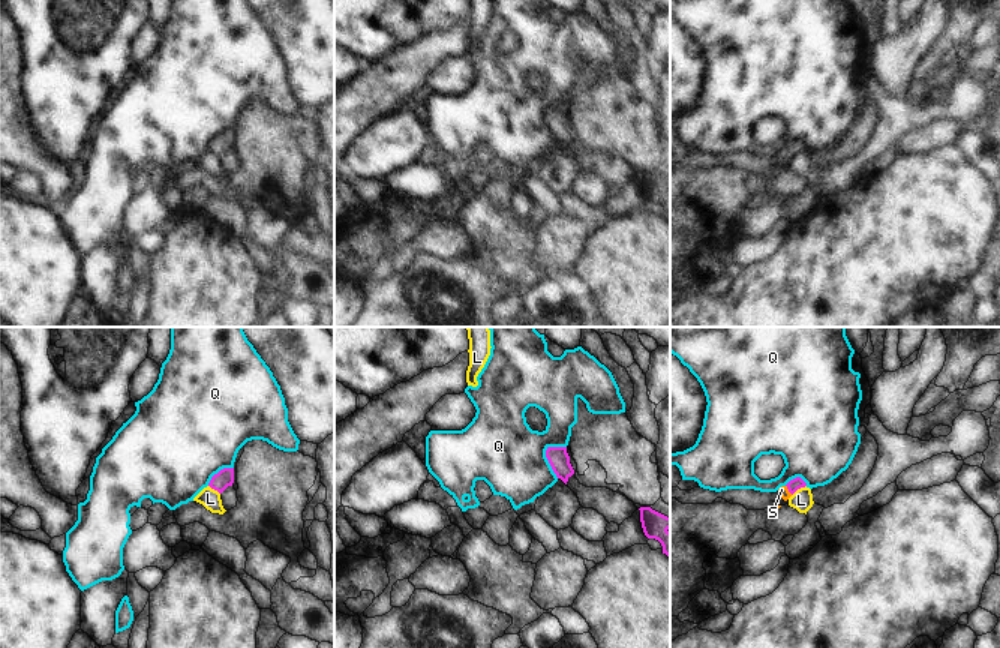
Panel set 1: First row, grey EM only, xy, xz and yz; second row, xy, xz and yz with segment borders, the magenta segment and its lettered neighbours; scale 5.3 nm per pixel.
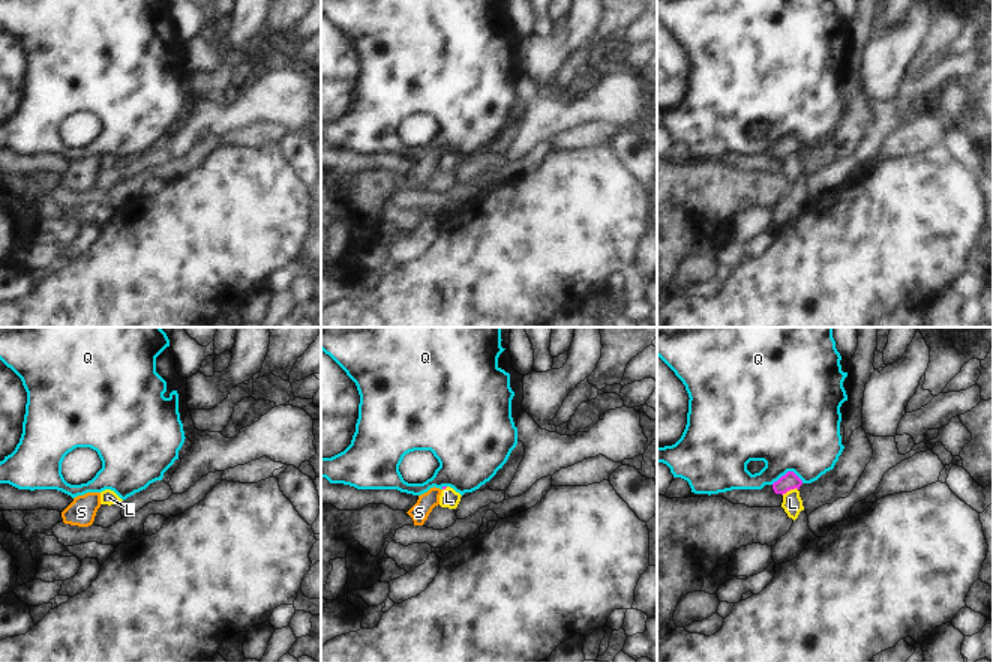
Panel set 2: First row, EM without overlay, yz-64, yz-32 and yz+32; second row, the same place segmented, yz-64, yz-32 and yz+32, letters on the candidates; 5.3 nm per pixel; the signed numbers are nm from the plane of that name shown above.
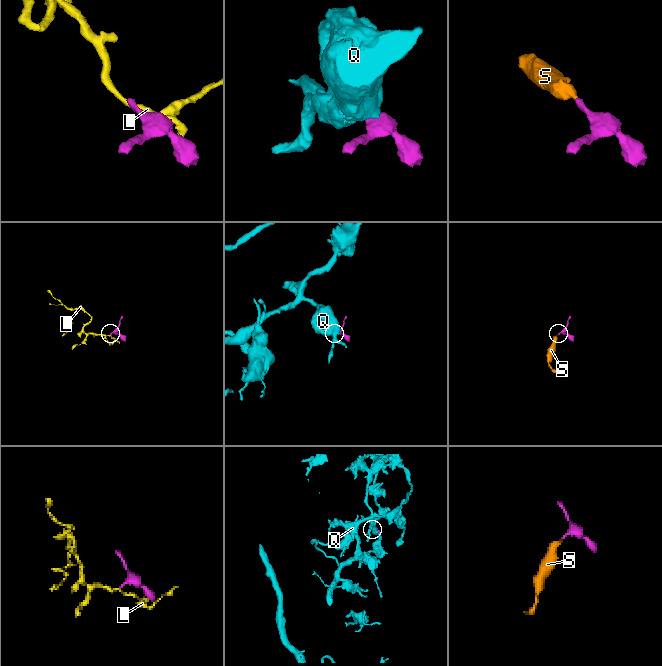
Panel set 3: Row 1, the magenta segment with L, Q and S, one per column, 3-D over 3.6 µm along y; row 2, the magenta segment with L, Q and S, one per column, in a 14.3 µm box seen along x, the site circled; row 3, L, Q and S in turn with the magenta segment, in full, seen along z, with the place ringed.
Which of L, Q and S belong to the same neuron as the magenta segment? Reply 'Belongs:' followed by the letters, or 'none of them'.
Belongs: S

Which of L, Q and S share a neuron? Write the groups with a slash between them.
L / Q / S

